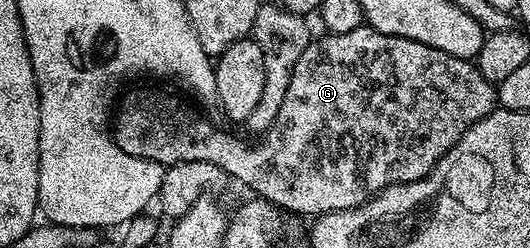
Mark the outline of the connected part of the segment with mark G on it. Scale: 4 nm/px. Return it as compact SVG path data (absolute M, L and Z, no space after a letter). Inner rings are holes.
M366 24L353 28L353 32L341 32L340 34L324 33L323 38L316 37L301 52L301 60L297 60L297 68L293 68L293 80L289 80L289 92L285 92L285 101L277 112L277 120L255 143L250 146L247 142L239 142L235 134L227 130L218 130L207 118L202 118L191 106L182 106L175 102L175 98L167 90L131 90L123 99L118 99L119 107L113 110L113 137L117 148L129 156L144 158L150 162L160 162L165 168L177 164L189 164L189 160L205 160L209 164L217 164L227 173L228 179L240 182L252 190L252 195L265 198L280 211L291 214L332 214L338 210L352 210L361 203L368 202L375 194L380 194L387 186L396 186L398 182L412 182L421 180L429 171L461 140L461 136L474 122L480 122L485 116L489 116L497 106L497 90L492 82L481 76L478 66L474 61L457 56L449 56L437 48L429 48L429 44L421 44L417 40L409 40L401 36L386 34L380 30L374 30Z

